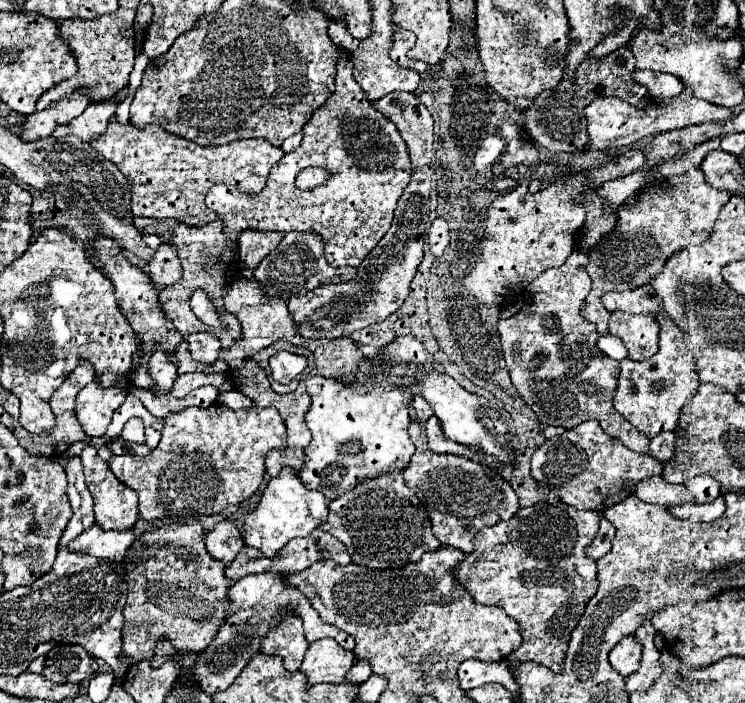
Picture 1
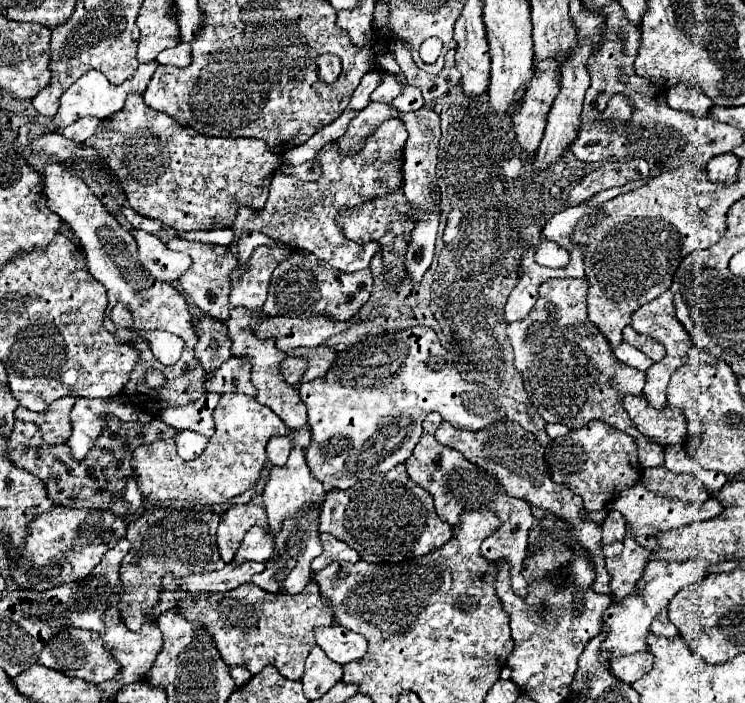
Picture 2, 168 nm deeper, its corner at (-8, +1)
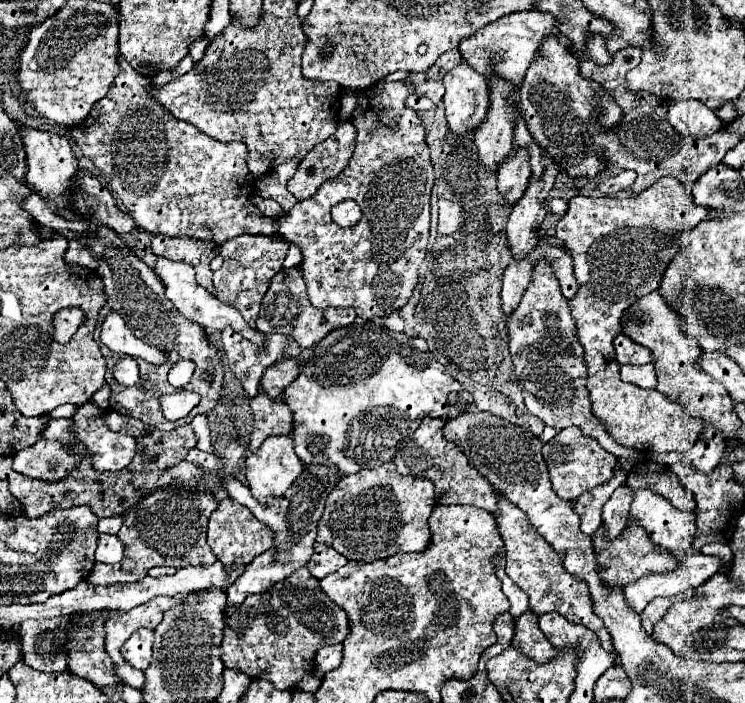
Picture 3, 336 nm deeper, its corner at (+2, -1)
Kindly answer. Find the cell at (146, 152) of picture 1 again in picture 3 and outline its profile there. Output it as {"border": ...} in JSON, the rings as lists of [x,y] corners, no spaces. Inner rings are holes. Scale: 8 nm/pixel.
{"border":[[[121,60],[121,72],[113,80],[109,94],[93,106],[85,122],[71,128],[73,142],[81,148],[83,156],[93,160],[137,226],[155,236],[191,236],[215,244],[223,244],[239,234],[277,234],[277,220],[263,216],[253,204],[257,182],[247,168],[247,146],[241,142],[213,140],[193,124],[177,120],[155,98],[149,98],[147,86],[149,78],[137,74]]]}

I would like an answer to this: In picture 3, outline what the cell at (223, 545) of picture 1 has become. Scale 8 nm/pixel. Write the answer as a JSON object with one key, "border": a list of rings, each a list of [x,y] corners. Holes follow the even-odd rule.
{"border":[[[225,498],[219,502],[217,510],[209,516],[209,532],[207,532],[207,542],[217,556],[217,560],[225,566],[231,568],[233,564],[249,564],[257,554],[269,550],[273,546],[273,532],[259,522],[247,506],[241,506],[239,502],[233,502],[231,498]]]}

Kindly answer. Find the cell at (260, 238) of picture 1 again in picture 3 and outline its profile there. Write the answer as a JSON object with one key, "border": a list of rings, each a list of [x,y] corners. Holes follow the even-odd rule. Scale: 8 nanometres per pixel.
{"border":[[[245,234],[245,236],[237,236],[225,242],[221,246],[221,256],[225,258],[225,262],[213,274],[213,284],[215,284],[213,294],[221,302],[229,306],[237,306],[245,322],[249,322],[249,326],[255,326],[261,298],[265,296],[269,288],[269,280],[283,268],[287,248],[289,246],[285,242],[275,242],[271,236],[247,236]]]}

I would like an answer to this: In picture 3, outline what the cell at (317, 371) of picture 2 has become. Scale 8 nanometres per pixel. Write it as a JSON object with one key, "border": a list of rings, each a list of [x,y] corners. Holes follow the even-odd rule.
{"border":[[[283,358],[281,362],[265,368],[265,374],[261,376],[261,390],[267,392],[273,400],[279,400],[283,390],[297,378],[299,372],[301,364],[297,358]]]}

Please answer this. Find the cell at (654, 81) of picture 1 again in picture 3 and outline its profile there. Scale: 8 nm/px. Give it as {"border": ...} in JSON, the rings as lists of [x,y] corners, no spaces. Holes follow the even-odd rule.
{"border":[[[677,100],[667,104],[667,120],[683,136],[703,138],[723,128],[723,122],[715,118],[715,112],[709,110],[703,102]]]}

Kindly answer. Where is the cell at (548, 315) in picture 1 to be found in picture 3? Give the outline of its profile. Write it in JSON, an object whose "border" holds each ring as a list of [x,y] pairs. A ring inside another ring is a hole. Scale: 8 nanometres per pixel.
{"border":[[[541,262],[535,266],[533,282],[529,284],[521,304],[507,322],[507,334],[515,376],[519,388],[523,390],[529,414],[541,418],[547,426],[555,430],[569,428],[571,424],[579,426],[583,434],[599,440],[607,452],[615,454],[617,458],[625,458],[631,464],[637,464],[645,458],[643,452],[623,448],[613,436],[609,436],[605,426],[597,422],[591,410],[589,392],[585,388],[587,366],[583,362],[583,346],[577,338],[577,326],[571,316],[571,306],[569,300],[561,294],[559,282],[555,280],[547,264]]]}

